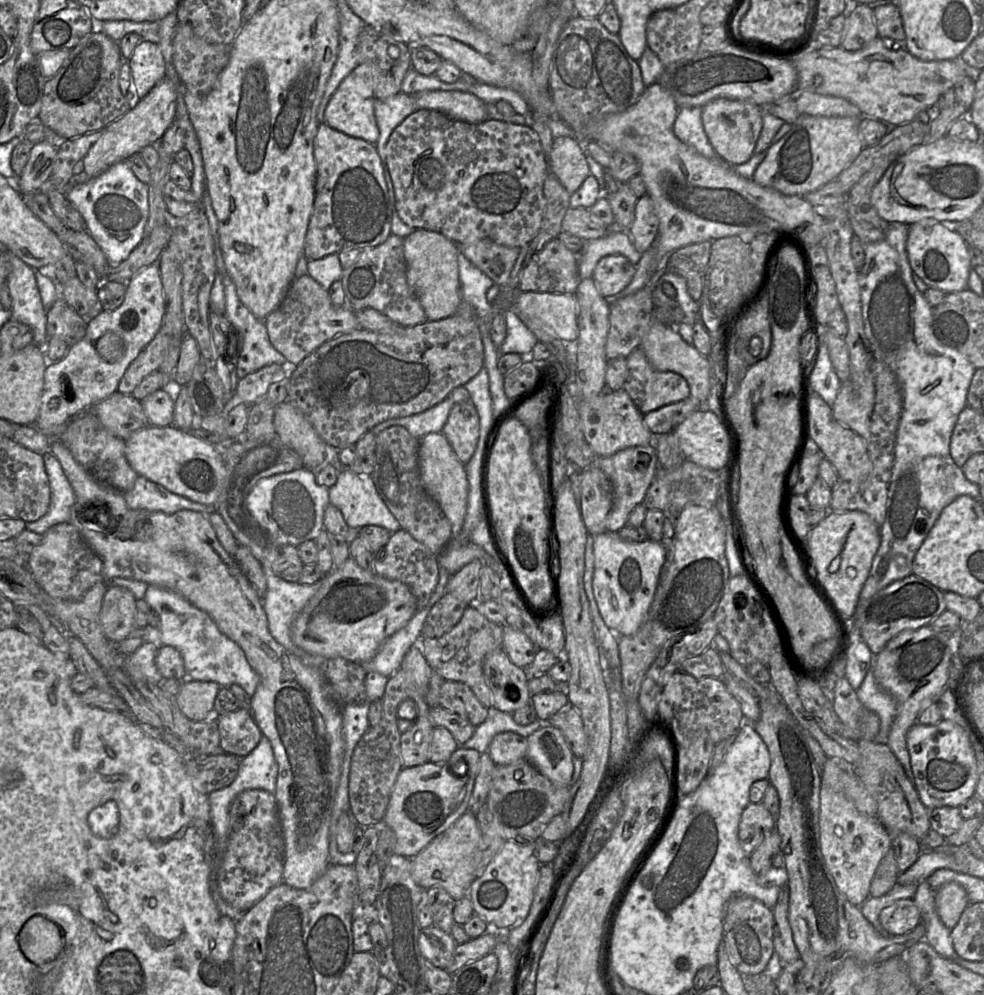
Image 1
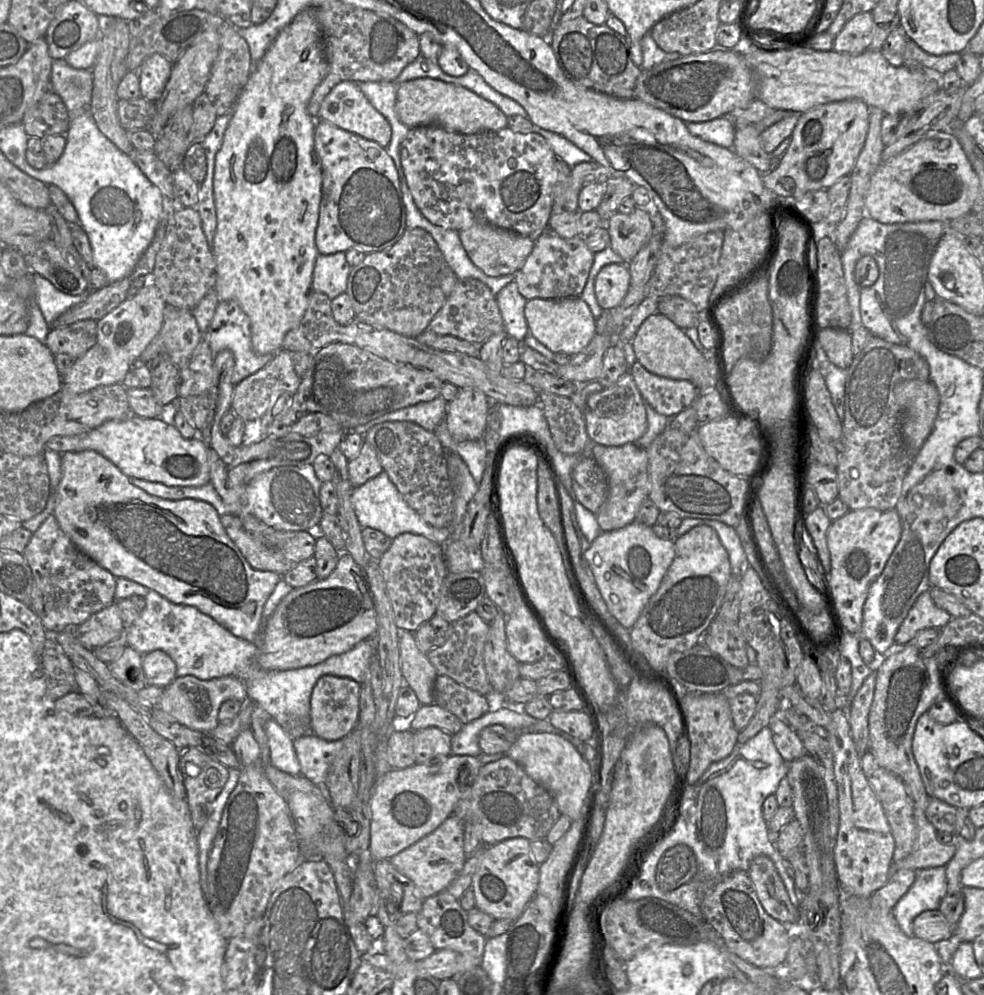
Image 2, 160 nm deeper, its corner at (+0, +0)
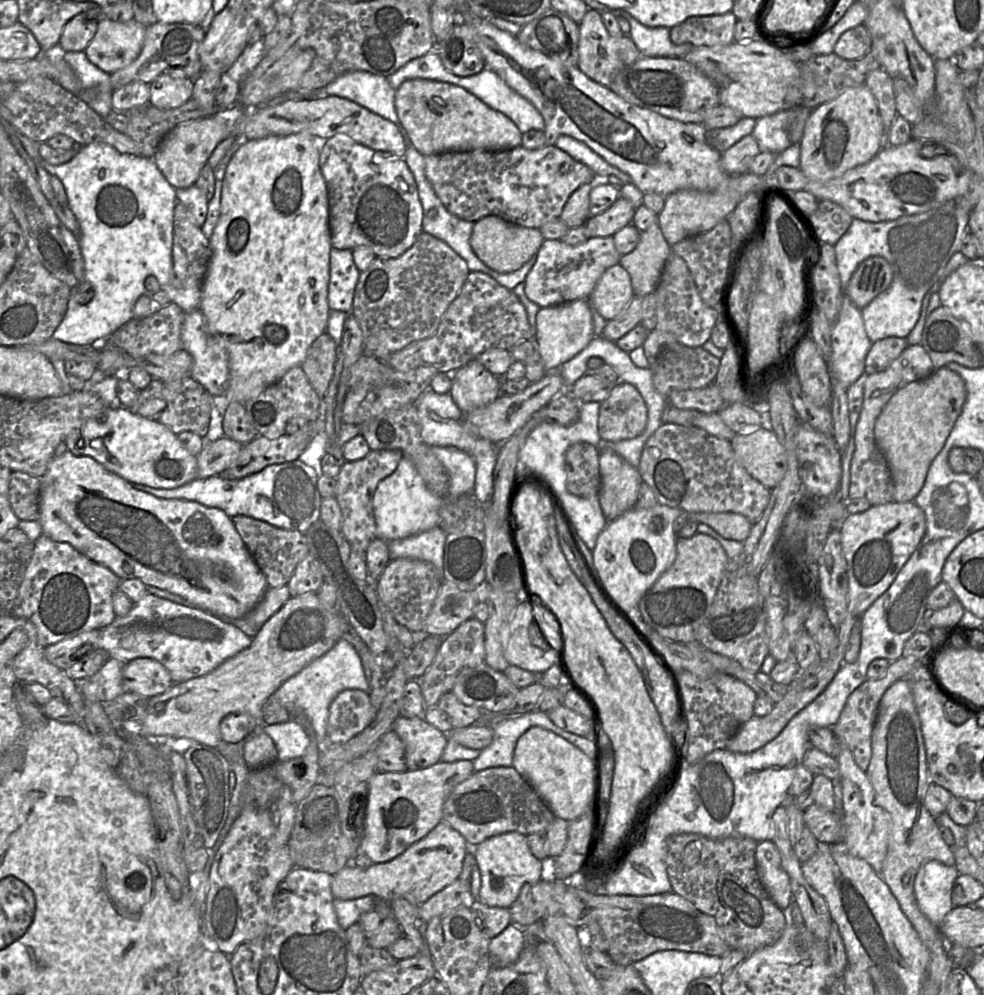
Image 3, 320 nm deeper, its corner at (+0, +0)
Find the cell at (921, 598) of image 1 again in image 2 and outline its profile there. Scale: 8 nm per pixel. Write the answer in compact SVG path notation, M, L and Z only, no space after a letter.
M927 590L919 595L901 623L895 635L894 644L913 643L913 639L922 630L933 627L942 629L951 619L952 616L947 611L934 603L930 590Z

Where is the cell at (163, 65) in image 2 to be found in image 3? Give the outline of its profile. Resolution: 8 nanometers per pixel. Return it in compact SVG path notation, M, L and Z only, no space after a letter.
M159 75L150 83L150 104L162 110L177 108L192 99L193 87L190 78Z

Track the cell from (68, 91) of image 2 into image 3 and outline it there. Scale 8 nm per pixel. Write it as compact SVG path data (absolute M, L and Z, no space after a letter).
M84 51L62 53L63 59L71 66L79 78L84 91L82 99L90 107L97 108L105 115L112 107L112 93L114 91L110 74L92 64Z

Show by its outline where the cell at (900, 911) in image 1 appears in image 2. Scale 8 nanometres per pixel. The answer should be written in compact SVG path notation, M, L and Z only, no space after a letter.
M938 909L924 911L913 920L913 935L932 943L949 939L954 928L955 924L950 923Z

